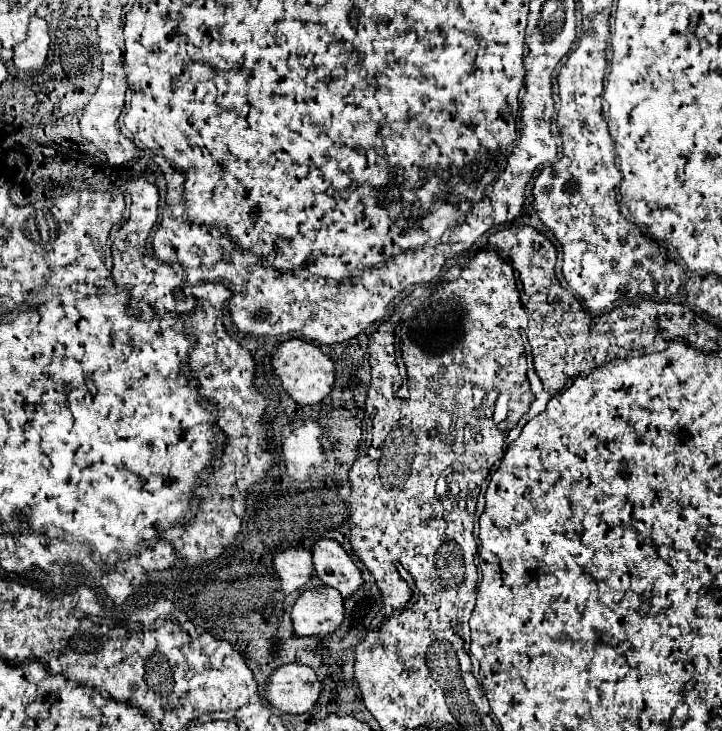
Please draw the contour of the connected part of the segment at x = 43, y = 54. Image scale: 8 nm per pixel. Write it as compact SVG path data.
M33 15L27 27L27 39L13 47L13 65L21 71L43 67L49 53L49 27L45 19Z

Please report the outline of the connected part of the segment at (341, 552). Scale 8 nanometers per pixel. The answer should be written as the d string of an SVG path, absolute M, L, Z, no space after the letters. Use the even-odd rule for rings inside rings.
M319 539L311 547L311 553L315 573L325 585L335 587L343 597L353 595L361 587L361 571L337 541Z

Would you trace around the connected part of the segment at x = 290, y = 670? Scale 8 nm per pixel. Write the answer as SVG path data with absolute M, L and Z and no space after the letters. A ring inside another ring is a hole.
M281 665L267 677L265 699L281 713L305 713L313 709L319 693L321 683L307 665Z

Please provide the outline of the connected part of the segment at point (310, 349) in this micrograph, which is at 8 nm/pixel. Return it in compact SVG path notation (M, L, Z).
M287 339L287 341L279 343L275 353L271 355L271 365L273 365L273 373L281 381L283 389L301 407L315 405L323 397L327 397L333 387L333 381L335 381L333 361L319 347L315 347L313 343L301 341L301 339Z

